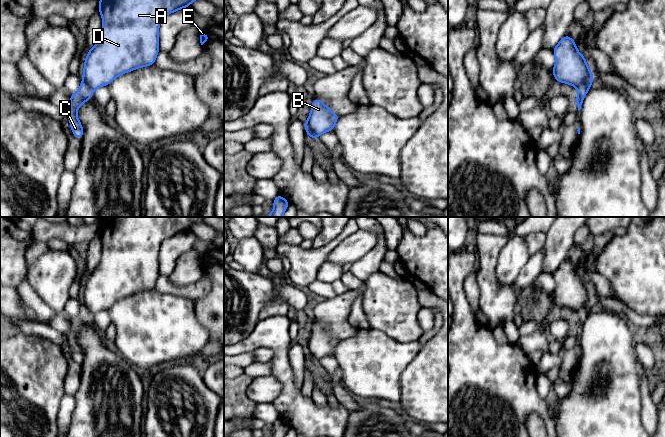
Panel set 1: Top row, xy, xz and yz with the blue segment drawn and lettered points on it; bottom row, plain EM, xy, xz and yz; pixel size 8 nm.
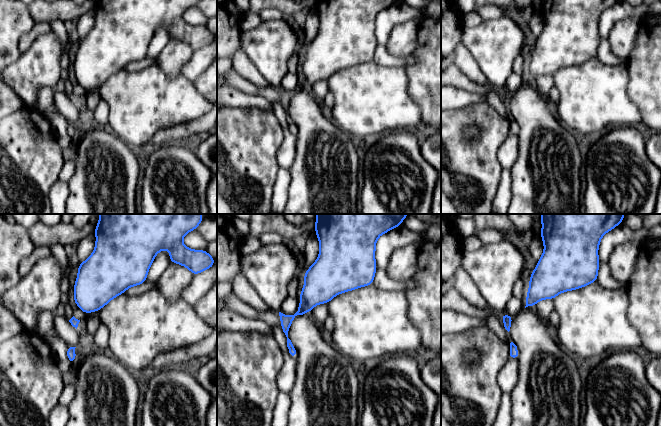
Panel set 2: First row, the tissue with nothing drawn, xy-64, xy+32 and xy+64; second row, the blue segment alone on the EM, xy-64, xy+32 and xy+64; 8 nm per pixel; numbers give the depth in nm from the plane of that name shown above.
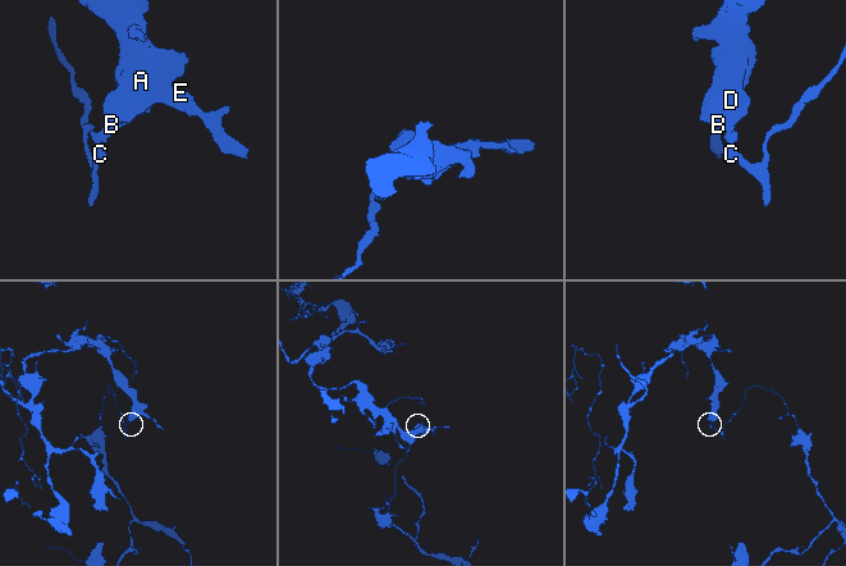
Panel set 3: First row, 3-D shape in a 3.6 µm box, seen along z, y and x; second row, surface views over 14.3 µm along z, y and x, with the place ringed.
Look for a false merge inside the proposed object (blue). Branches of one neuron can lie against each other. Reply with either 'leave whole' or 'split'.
split

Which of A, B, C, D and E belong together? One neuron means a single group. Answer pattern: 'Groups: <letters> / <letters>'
Groups: A B D E / C

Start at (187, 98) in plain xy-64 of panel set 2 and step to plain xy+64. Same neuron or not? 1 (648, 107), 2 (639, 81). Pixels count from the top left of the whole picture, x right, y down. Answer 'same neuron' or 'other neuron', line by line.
1: other neuron
2: other neuron

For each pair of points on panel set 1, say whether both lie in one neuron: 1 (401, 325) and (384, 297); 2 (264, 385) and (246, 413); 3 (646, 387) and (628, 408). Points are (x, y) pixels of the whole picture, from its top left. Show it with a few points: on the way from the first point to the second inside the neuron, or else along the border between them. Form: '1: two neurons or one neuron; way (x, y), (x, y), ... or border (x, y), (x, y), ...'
1: one neuron; way (397, 318), (390, 304)
2: two neurons; border (254, 378), (246, 389), (246, 395), (257, 404)
3: two neurons; border (639, 370), (641, 417)

